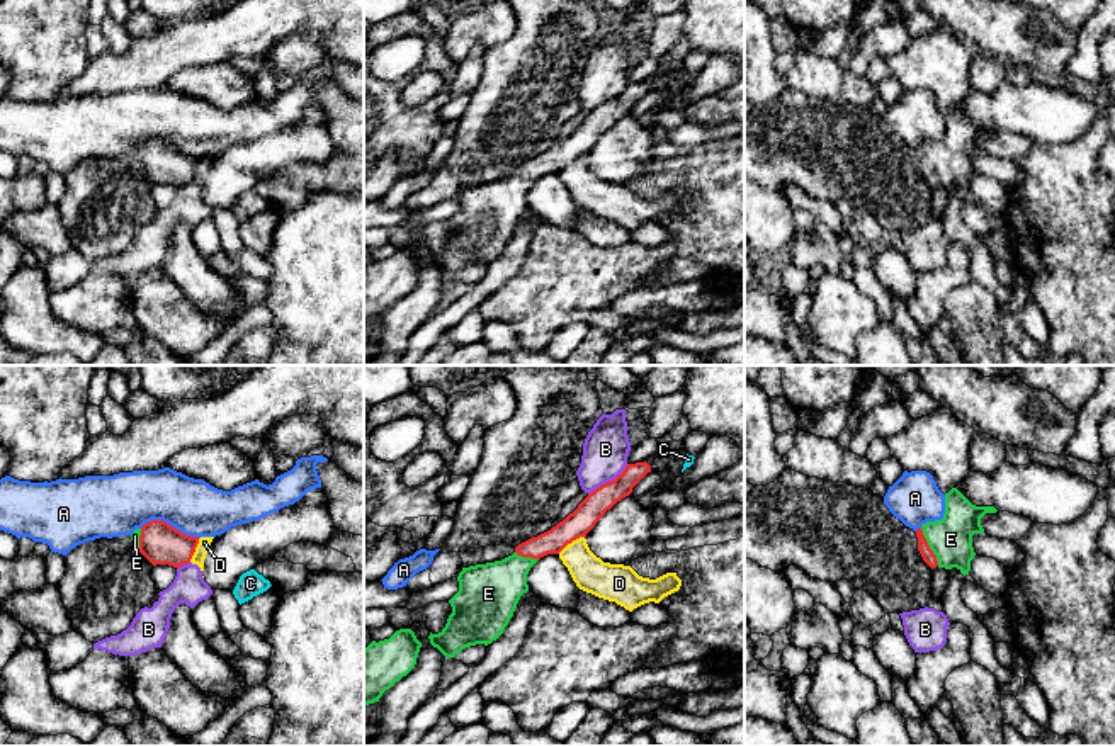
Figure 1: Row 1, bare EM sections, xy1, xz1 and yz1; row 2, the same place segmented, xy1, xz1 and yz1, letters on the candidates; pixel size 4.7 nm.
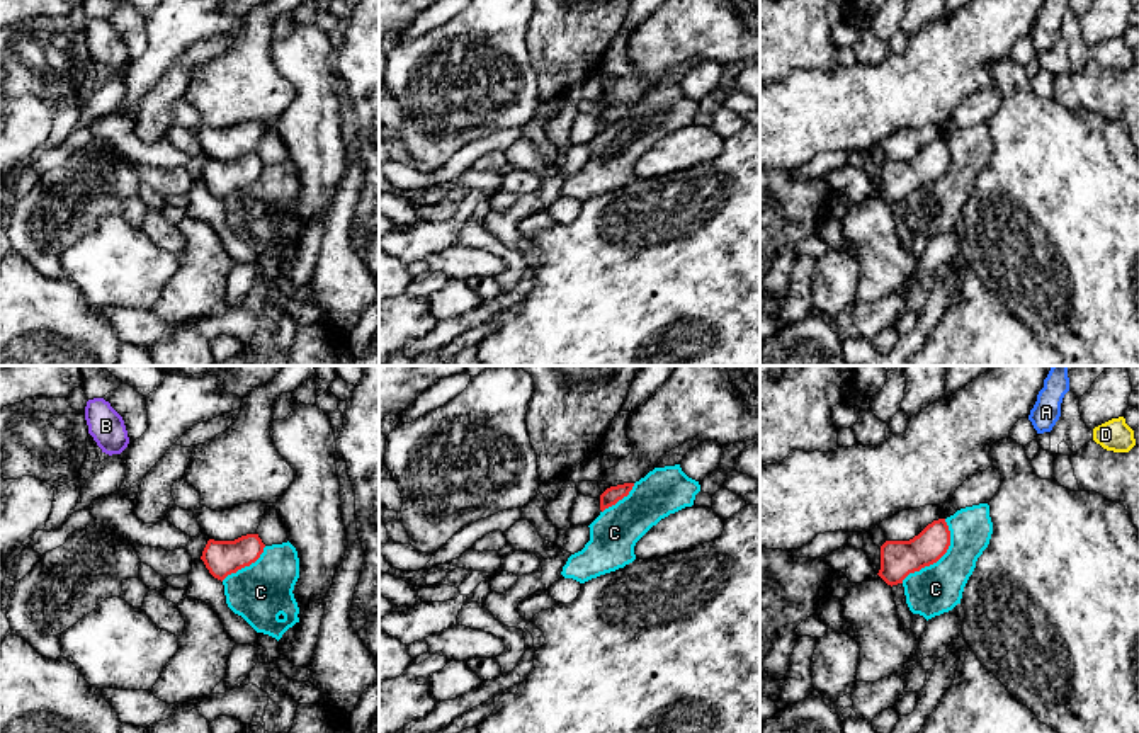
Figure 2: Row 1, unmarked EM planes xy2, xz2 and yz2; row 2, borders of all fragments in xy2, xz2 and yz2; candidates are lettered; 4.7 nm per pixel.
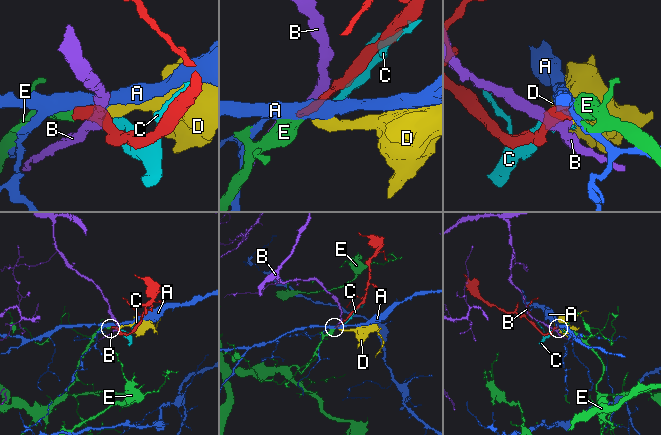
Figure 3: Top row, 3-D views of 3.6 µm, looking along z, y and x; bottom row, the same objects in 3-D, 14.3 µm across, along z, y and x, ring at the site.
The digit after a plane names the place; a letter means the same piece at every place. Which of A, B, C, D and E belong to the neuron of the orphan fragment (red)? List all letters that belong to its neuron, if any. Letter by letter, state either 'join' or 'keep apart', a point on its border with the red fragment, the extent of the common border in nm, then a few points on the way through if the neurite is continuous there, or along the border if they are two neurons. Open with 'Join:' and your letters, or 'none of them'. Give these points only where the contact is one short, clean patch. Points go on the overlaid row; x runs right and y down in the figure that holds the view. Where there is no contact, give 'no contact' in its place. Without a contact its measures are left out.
Join: E
A: keep apart; meets red in xy1 at (170, 525); contact 300 nm long
B: keep apart; meets red in xz1 at (609, 481); contact 240 nm long
C: keep apart; meets red in yz2 at (939, 558); contact 360 nm long
D: keep apart; meets red in xz1 at (570, 542); contact 150 nm long; border along xz1 (583, 536), (568, 542), (558, 553)
E: join; meets red in yz1 at (928, 546); contact 200 nm long; runs through yz1 (923, 548), (928, 546), (950, 539)

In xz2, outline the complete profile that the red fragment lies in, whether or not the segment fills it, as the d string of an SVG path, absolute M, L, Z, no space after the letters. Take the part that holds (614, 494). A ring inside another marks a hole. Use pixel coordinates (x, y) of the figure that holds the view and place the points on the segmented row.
M624 483L624 485L607 488L600 495L600 510L604 512L605 509L615 505L619 500L627 497L629 492L632 490L632 486L634 486L634 483Z

